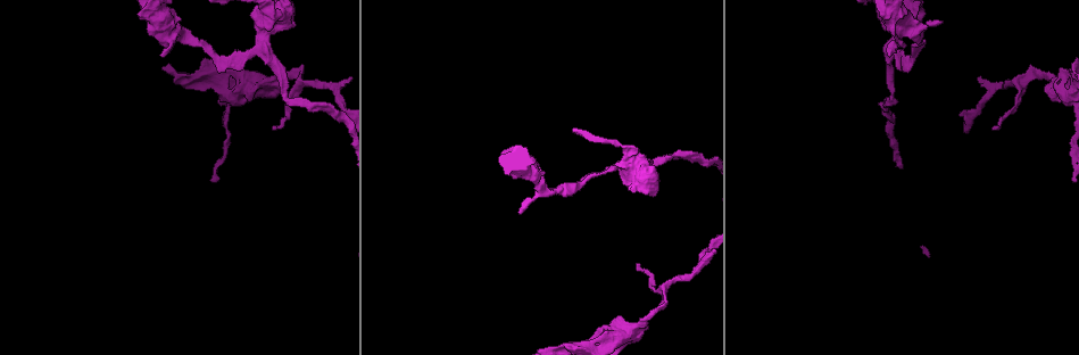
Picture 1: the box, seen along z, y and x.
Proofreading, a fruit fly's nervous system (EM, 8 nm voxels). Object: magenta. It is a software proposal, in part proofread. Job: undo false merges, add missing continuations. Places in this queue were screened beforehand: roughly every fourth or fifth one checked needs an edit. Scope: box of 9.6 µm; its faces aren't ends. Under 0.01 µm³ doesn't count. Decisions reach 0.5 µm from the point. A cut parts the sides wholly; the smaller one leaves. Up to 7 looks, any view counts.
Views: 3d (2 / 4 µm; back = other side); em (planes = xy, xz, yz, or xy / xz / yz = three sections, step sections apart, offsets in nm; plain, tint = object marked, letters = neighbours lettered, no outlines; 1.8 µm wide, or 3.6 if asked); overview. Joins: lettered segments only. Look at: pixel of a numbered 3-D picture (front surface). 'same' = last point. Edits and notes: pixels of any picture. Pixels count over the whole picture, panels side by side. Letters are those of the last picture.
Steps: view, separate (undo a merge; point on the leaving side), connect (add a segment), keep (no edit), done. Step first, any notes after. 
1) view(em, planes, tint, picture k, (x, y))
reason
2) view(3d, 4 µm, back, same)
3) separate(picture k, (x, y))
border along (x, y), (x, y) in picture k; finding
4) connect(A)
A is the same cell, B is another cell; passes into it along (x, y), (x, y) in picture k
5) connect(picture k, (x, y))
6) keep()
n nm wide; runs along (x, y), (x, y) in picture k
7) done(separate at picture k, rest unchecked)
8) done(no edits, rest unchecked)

view(em, planes, tint, picture 1, (256, 82))

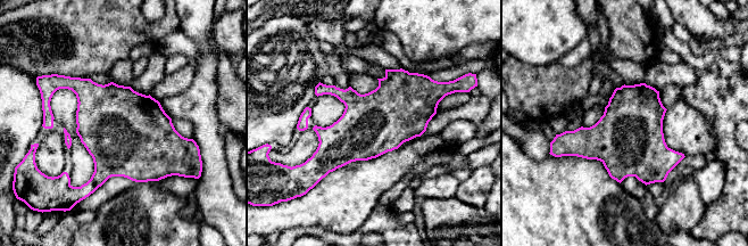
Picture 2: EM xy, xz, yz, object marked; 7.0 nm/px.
view(em, planes, letters, same)

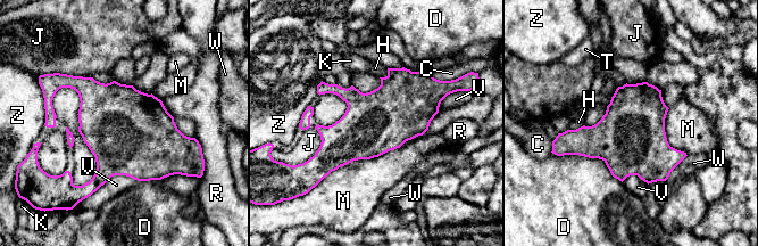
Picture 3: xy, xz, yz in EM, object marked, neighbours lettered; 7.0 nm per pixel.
keep()
C, D, H, J, K, M, R, T, V, W and Z are other cells; border along (138, 180), (111, 175), (90, 196) in picture 3; one cell here

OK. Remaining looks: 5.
view(3d, 2 µm, picture 1, (520, 213))
free end

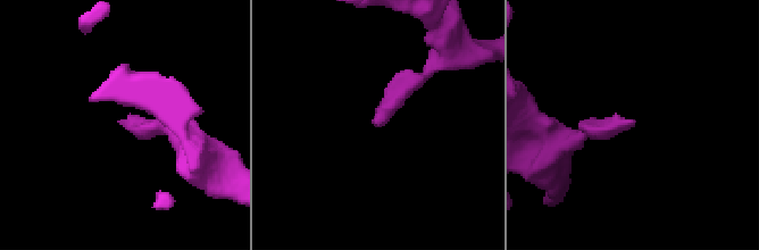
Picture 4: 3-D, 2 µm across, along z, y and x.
view(em, xy, step 16, letters, picture 4, (123, 120))
now the EM

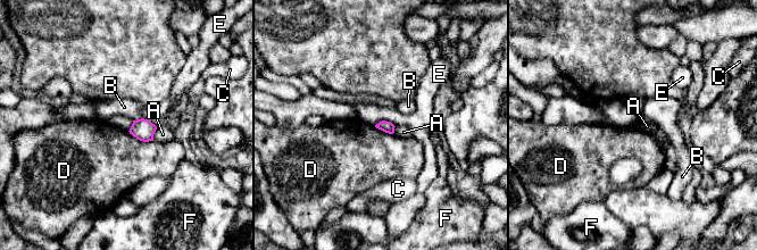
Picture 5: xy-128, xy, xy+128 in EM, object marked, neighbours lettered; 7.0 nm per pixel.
view(em, planes, letters, same)

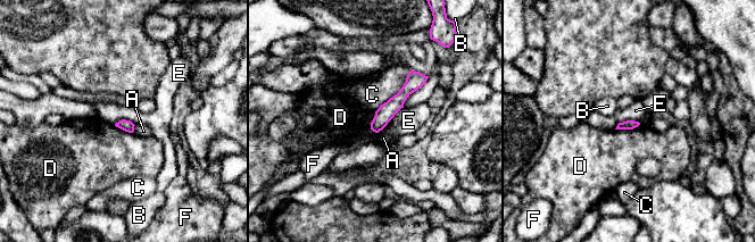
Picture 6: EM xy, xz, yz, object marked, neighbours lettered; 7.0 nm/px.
keep()
A, B, C, D, E and F are other cells; border along (403, 107), (378, 133) in picture 6; no lettered segment goes on from it

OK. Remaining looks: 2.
view(3d, 4 µm, picture 1, (613, 168))
calibre changes

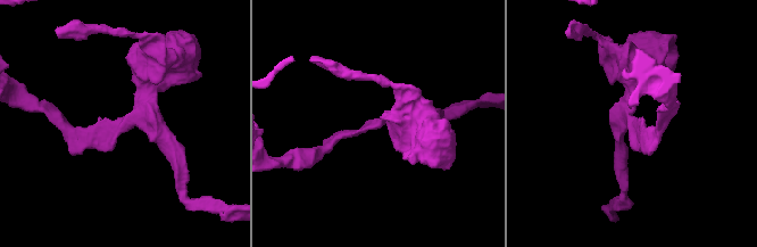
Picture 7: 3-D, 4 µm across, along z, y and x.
view(em, xz, step 16, letters, picture 7, (629, 121))
3 arms; need the tissue

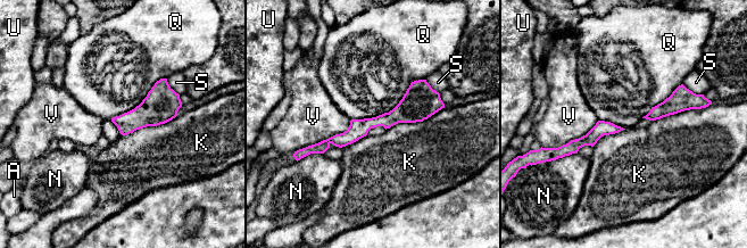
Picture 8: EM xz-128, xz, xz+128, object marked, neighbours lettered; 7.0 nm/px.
keep()
60 nm wide; A, K, N, Q, S, U and V are other cells; all the same cell

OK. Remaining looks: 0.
done(no edits, rest unchecked)

